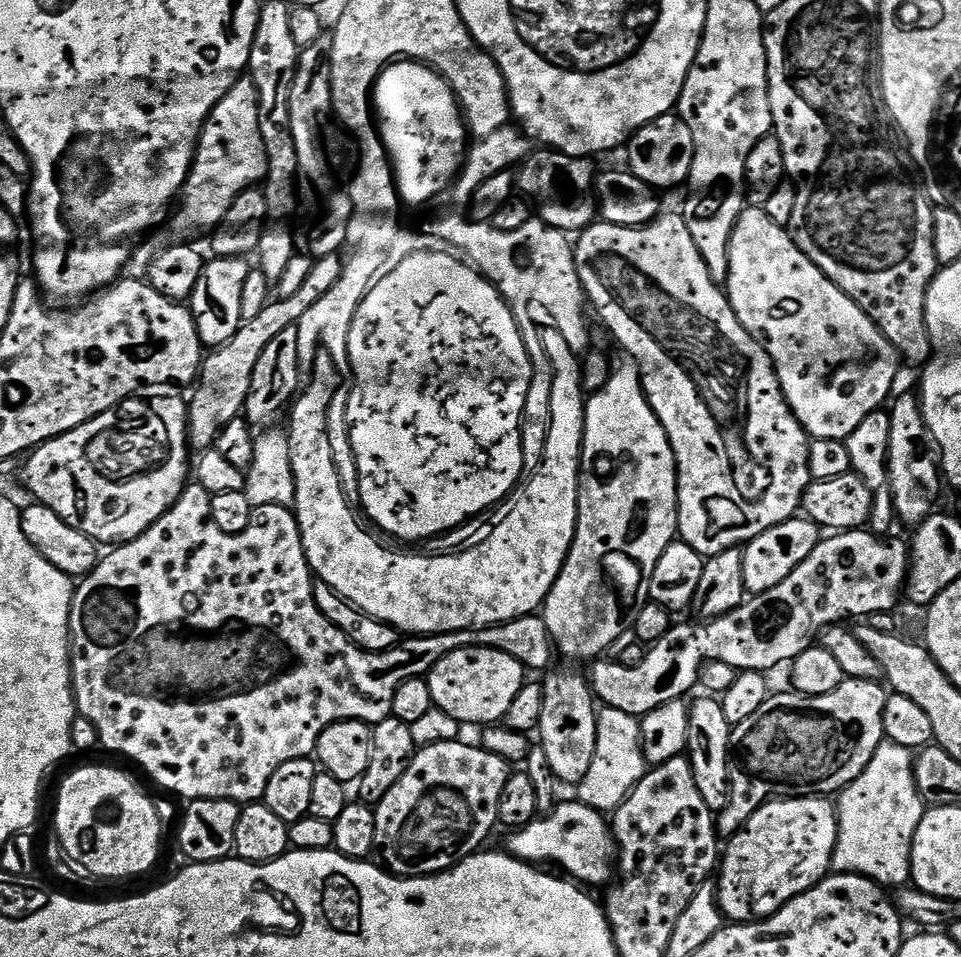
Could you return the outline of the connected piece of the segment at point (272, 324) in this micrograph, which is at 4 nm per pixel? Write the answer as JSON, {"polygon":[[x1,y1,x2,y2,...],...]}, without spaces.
{"polygon":[[339,255,327,256,315,261,310,278,290,298,273,299,258,314,258,318,250,318,241,323,240,329,220,348,213,348,203,357,198,373,196,393,190,396,188,406,188,439,193,449,208,450,215,445,220,434,229,424,243,413,244,403,250,394,250,378,254,378,254,366,258,366,258,358,262,358,262,350,282,330,294,328,300,323,302,314,318,302,338,282,344,269]]}

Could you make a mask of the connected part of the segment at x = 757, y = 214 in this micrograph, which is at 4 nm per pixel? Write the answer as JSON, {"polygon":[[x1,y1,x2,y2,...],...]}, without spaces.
{"polygon":[[745,207,744,212,734,226,732,237,728,243,726,295,730,306,734,310,734,314,738,318,738,322,742,322,744,329,765,348,766,354,772,359,777,377,781,382,781,388,785,394,785,400,812,440,834,438,835,440,843,441,850,434,854,434,854,430,862,422,862,418,866,418,866,414,881,411,889,403,890,397,893,395,892,387,896,384,896,375,899,374,900,368,902,369,901,358,894,350,894,346,885,338,882,330,878,330,876,323,852,299,846,294,842,294,842,290,838,290,838,286,834,286,834,282,830,282,830,278,826,278,826,274,822,274,822,270,818,270,818,266,814,266,814,262,810,262,810,258,806,258,806,254,802,254,800,247,792,240,791,231,788,228,778,226,772,221,770,214,766,214,763,207]]}

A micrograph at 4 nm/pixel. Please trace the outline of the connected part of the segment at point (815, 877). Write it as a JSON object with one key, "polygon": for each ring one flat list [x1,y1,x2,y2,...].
{"polygon":[[789,795,787,798,769,800,727,841,723,849,722,859,718,864,720,880,715,881,715,886,716,897,725,917,732,924,754,924,773,916,783,904,789,904,795,896,810,891,829,875,837,838,836,806,831,799]]}

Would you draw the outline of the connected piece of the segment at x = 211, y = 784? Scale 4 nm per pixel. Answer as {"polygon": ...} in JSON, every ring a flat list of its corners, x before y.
{"polygon":[[198,482,189,483,175,506,141,536,121,543,109,552,112,553,109,556,107,553,93,572,79,581,72,594,68,634,72,653,72,694,76,698,76,710,79,715,94,722,94,730,98,730,103,747,129,756,138,767,145,768,152,775,154,783,161,784,168,792,185,796,188,802,235,800,243,806,263,801,266,786,270,778,274,778,274,770,278,770,282,762,311,757,322,730,343,720,360,720,369,726,382,722,392,715,394,694,404,680,427,677,438,661,459,648,497,648,520,661,528,670,547,669,547,664,554,657,552,636,546,630,543,615,540,614,508,620,504,624,492,624,488,628,467,628,461,632,439,632,436,636,408,638,385,652,368,652,365,648,359,648,350,637,342,634,338,626,334,626,334,622,330,622,330,618,326,618,326,614,322,614,322,610,318,610,318,602,314,598,314,573,306,558,295,511,280,504,262,506,253,511,250,526,246,526,242,534,226,534,226,530,218,530,212,520,212,496]]}

